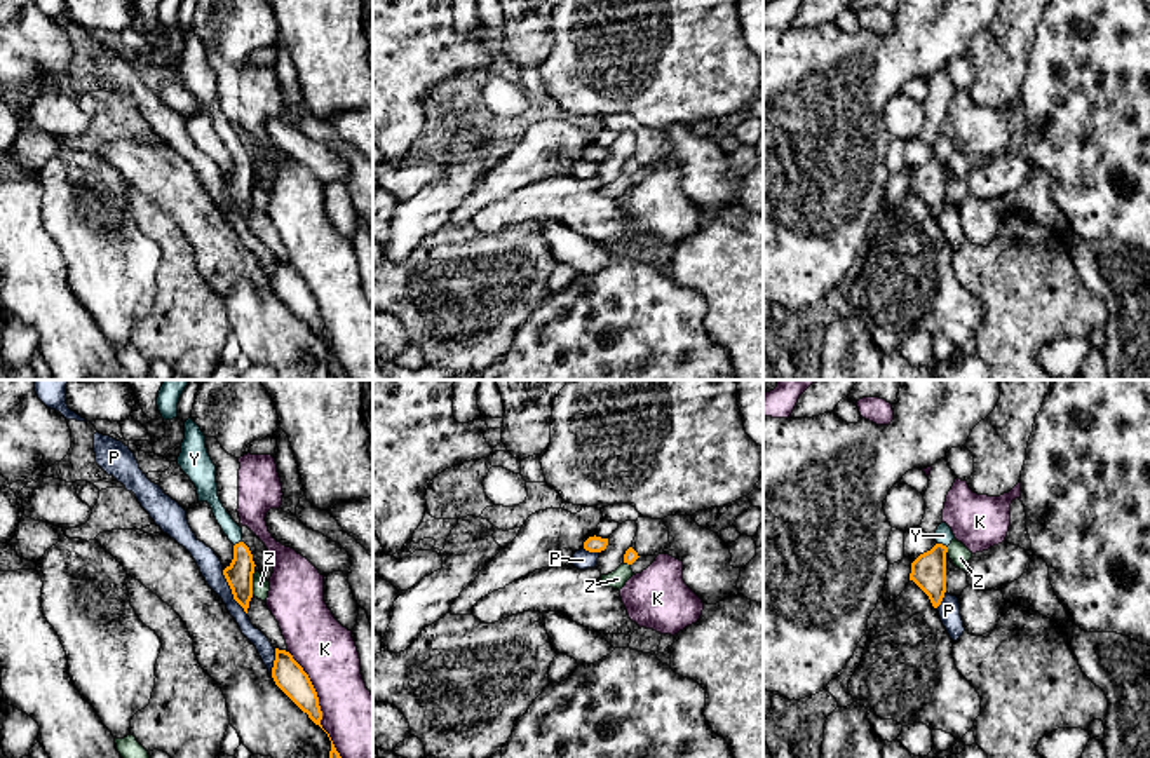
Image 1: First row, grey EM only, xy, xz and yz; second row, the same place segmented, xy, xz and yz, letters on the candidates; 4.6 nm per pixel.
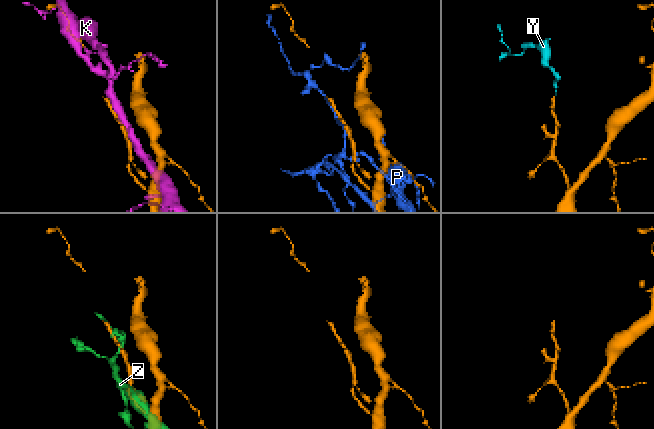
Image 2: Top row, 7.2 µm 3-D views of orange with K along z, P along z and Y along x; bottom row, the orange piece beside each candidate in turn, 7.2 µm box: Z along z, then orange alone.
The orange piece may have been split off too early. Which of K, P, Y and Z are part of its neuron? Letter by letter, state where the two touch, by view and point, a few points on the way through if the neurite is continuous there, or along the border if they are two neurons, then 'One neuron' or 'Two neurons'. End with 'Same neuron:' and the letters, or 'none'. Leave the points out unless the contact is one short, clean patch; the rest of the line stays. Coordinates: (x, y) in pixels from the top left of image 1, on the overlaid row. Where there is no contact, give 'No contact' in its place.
K: Touches orange at xy (317, 704). Two neurons
P: Touches orange at xy (232, 593). Two neurons
Y: Touches orange at yz (941, 544). Path across: yz (929, 570), (941, 544), (943, 535). One neuron
Z: Touches orange at xy (251, 582). Two neurons
Same neuron: Y

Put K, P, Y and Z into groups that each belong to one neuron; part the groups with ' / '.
K / P / Y / Z

